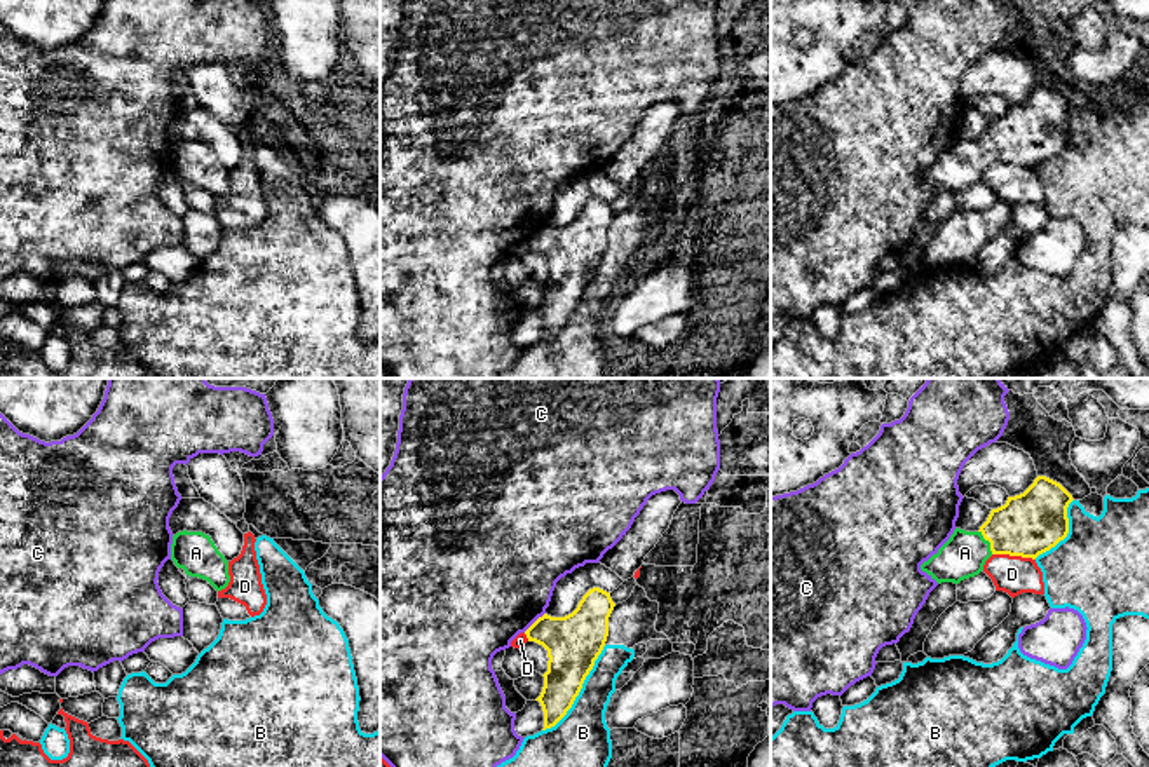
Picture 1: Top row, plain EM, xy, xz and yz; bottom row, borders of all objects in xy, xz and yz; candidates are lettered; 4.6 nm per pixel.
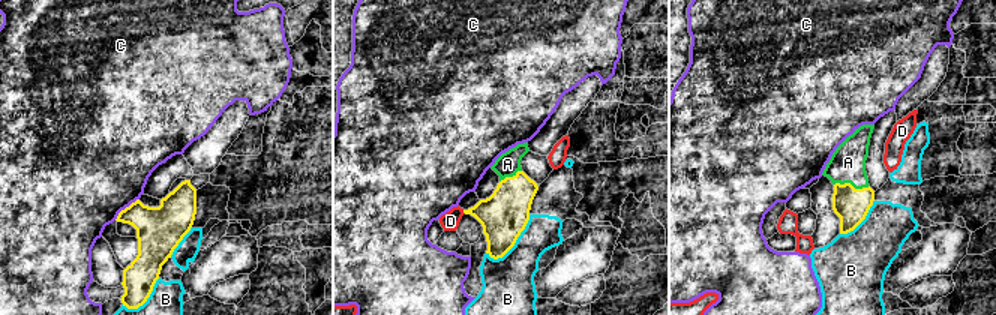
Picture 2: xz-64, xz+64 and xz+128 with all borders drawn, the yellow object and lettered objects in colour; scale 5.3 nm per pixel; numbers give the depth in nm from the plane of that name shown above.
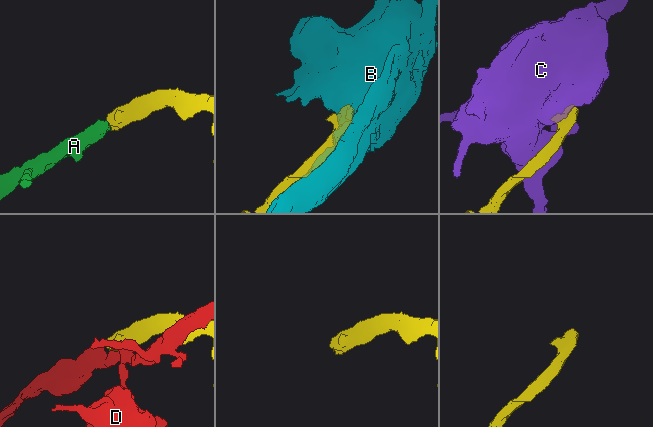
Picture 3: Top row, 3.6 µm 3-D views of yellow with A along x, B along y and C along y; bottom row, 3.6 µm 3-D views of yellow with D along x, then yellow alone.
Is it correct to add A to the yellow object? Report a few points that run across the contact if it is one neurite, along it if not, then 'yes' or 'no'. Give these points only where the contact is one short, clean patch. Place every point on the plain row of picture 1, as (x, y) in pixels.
line yz (1031, 133), (1010, 138), (989, 150), (965, 162); yes

